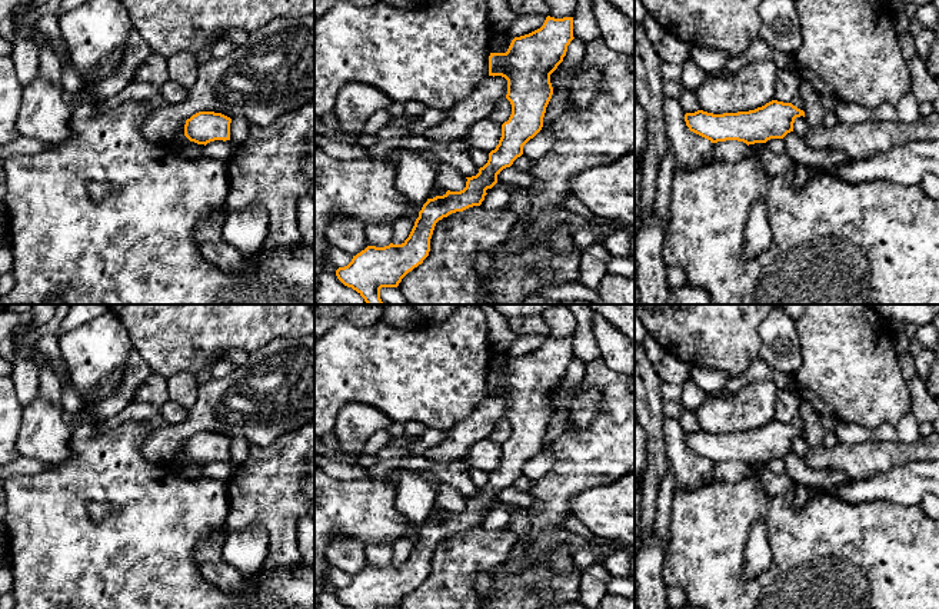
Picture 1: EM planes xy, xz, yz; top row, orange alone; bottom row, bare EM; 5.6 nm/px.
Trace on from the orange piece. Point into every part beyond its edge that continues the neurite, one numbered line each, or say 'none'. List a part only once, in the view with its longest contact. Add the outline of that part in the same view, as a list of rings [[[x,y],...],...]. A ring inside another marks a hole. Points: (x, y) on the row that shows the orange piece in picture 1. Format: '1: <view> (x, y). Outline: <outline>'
none

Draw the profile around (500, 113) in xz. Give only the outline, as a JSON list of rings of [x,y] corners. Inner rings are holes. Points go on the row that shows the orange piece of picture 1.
[[[503,99],[495,106],[489,119],[499,124],[503,124],[505,122],[509,120],[510,114],[512,114],[512,104],[507,99]]]

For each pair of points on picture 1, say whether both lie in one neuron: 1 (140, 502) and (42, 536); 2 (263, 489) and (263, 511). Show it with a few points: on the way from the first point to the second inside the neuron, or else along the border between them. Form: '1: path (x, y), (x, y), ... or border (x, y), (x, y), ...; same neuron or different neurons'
1: path (116, 526), (106, 536), (66, 536); same neuron
2: path (263, 495), (263, 505); same neuron

